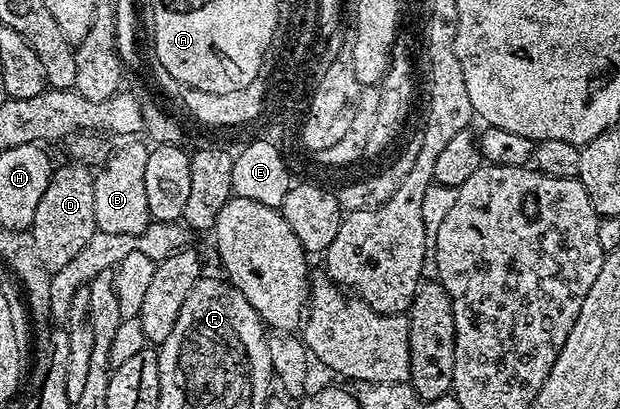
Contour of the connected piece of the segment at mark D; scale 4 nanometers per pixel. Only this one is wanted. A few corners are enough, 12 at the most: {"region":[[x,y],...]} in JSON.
{"region":[[60,165],[31,230],[51,270],[98,232],[95,173]]}

